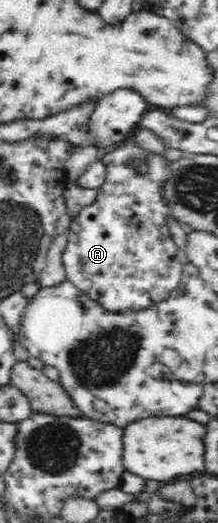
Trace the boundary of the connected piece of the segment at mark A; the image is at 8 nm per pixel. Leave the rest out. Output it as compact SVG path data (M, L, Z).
M134 130L117 144L117 148L101 156L106 168L103 184L98 186L96 199L79 209L67 228L68 244L62 254L65 278L98 302L104 310L120 312L143 310L165 300L179 284L184 264L179 260L178 246L174 243L167 220L172 218L169 199L163 195L163 186L173 174L171 161L162 154L145 150L135 139Z

